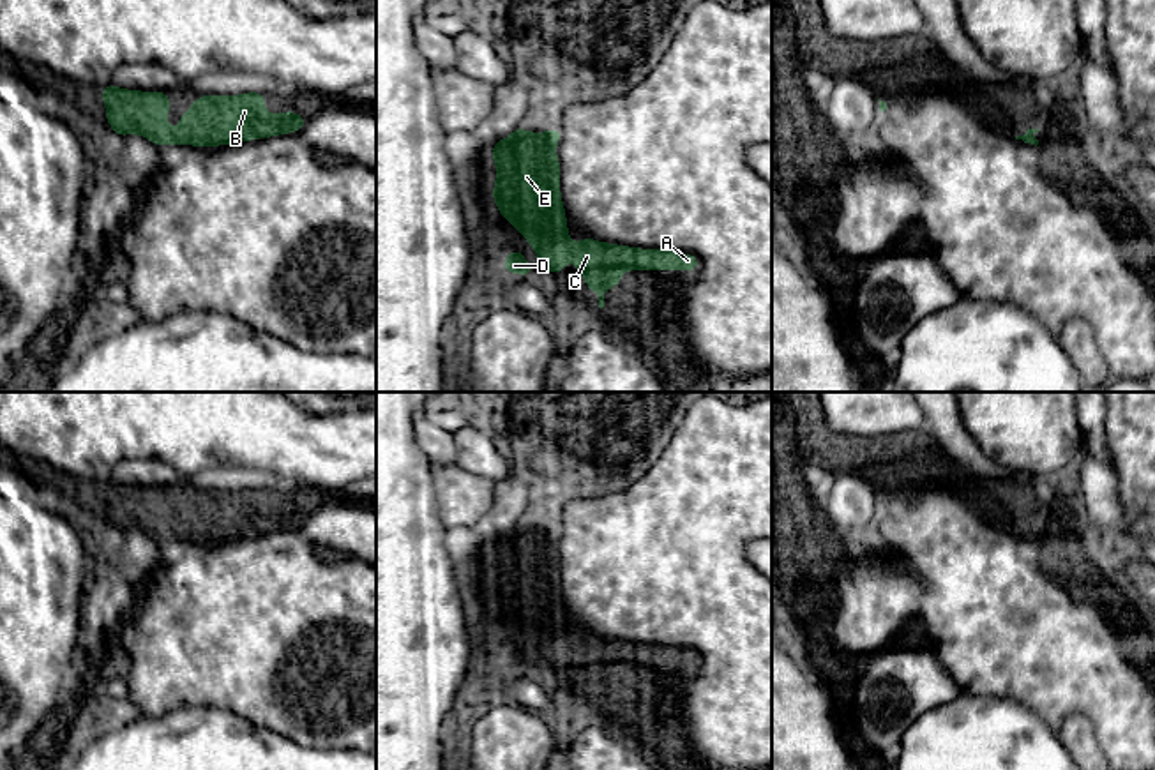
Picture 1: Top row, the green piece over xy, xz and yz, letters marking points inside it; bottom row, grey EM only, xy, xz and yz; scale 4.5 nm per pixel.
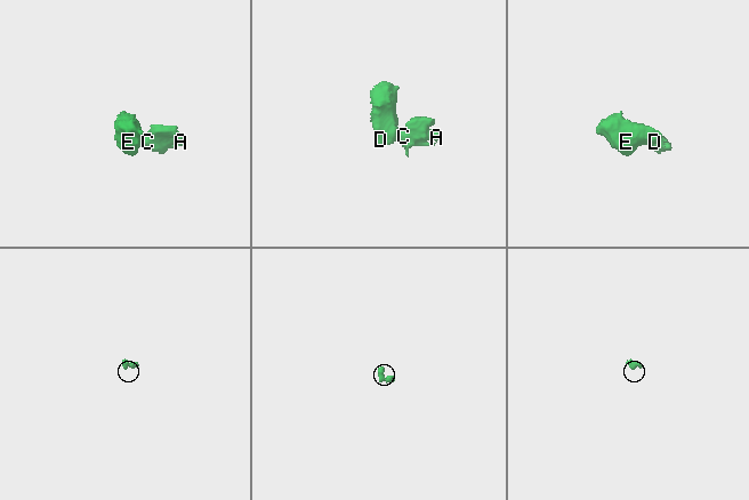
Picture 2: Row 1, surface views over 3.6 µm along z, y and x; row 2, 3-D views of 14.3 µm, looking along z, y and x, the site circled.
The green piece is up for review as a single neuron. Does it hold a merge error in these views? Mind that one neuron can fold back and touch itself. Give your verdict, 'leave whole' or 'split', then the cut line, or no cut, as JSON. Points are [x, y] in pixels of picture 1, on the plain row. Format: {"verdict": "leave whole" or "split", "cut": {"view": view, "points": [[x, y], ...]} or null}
{"verdict": "leave whole", "cut": null}

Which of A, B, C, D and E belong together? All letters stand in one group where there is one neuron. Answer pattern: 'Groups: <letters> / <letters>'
Groups: A B C D E

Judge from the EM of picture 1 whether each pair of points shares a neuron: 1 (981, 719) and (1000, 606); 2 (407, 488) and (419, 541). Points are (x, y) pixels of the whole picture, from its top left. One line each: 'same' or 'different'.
1: different
2: same

